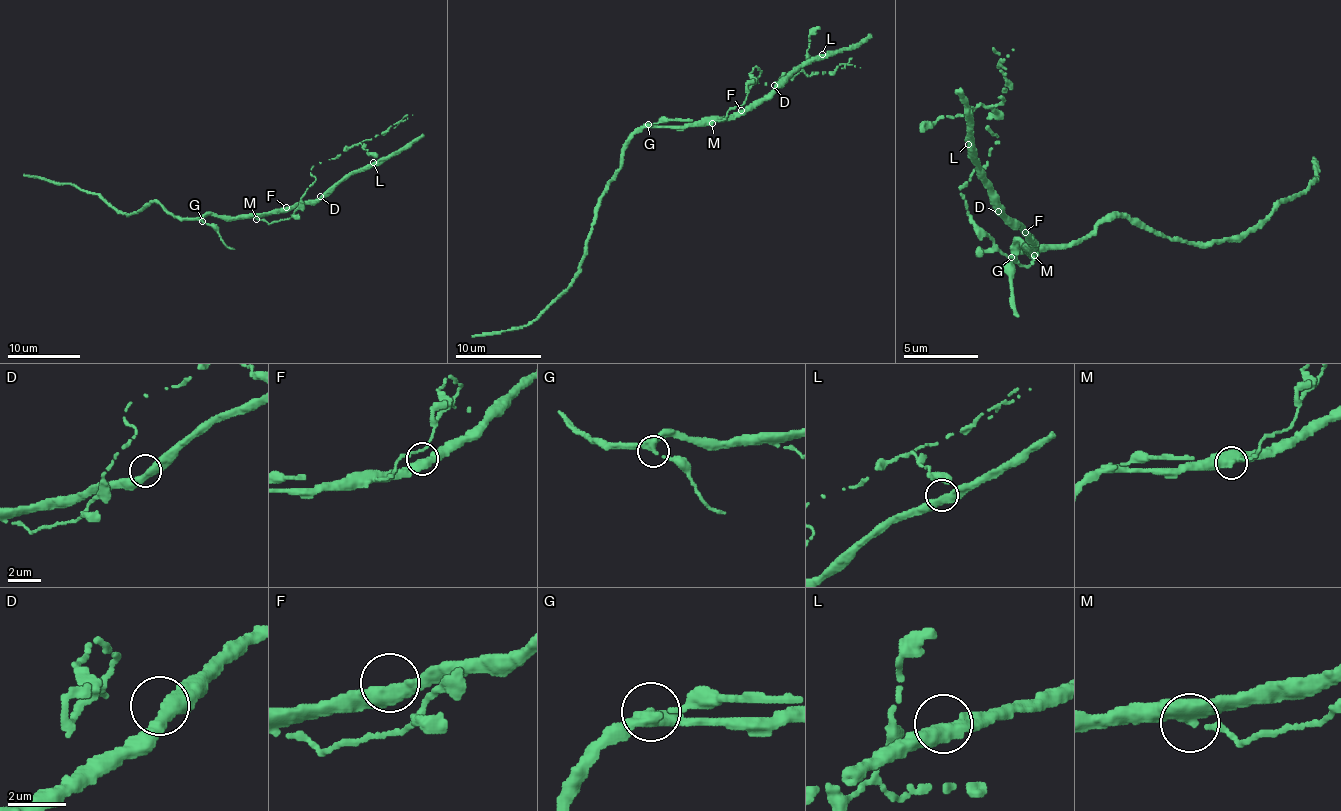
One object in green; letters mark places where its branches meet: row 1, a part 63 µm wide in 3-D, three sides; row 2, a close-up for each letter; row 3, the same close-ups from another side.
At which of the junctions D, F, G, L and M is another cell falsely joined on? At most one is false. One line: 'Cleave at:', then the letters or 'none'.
Cleave at: M

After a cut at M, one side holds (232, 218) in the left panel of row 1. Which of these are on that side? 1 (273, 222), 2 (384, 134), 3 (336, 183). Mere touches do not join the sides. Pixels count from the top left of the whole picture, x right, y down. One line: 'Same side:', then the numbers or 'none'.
Same side: 3

